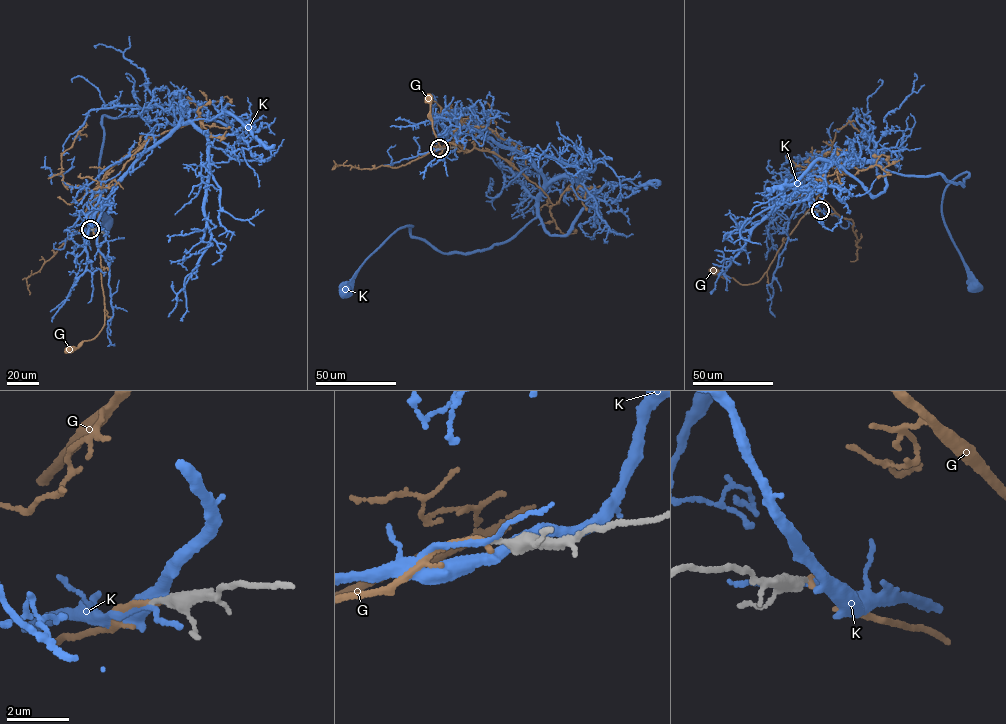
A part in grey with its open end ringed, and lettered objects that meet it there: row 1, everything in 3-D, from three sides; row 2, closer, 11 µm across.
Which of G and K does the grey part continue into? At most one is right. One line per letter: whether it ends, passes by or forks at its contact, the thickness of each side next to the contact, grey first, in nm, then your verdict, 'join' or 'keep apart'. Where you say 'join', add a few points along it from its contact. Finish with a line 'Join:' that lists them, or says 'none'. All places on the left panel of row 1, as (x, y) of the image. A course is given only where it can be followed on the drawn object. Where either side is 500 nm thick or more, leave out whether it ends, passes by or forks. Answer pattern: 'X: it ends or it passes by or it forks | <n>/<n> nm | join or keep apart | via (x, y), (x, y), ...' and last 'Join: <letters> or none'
G: it ends | 280/180 nm | join | via (90, 229), (82, 227), (97, 212), (104, 324), (93, 338), (68, 350)
K: it passes by | 340/160 nm | keep apart
Join: G

